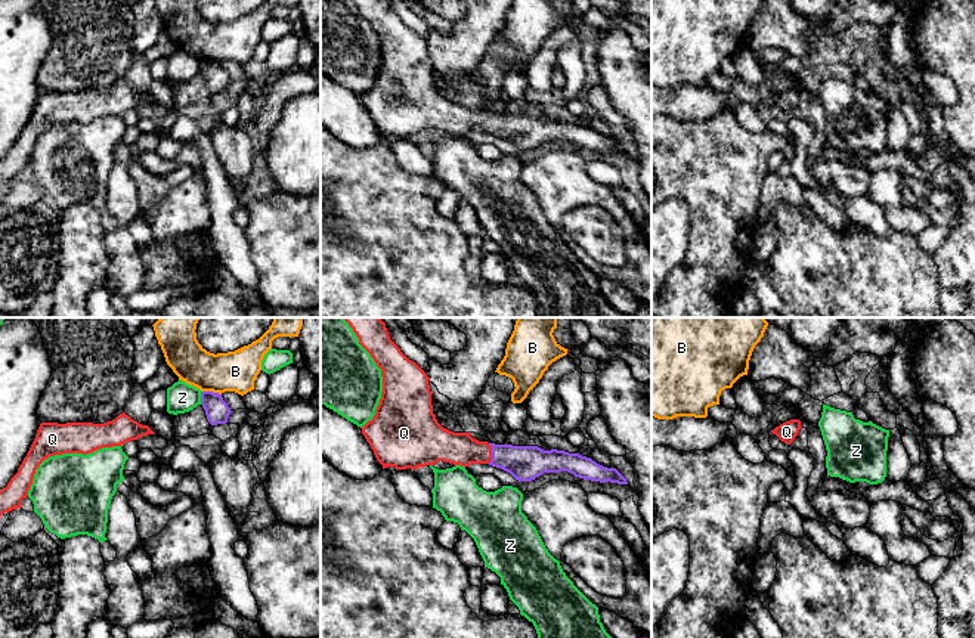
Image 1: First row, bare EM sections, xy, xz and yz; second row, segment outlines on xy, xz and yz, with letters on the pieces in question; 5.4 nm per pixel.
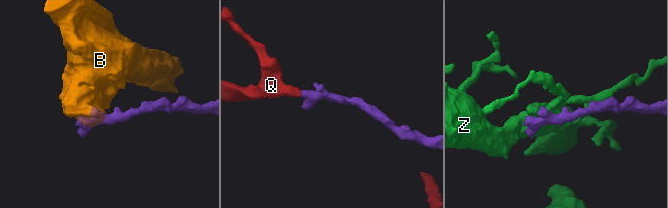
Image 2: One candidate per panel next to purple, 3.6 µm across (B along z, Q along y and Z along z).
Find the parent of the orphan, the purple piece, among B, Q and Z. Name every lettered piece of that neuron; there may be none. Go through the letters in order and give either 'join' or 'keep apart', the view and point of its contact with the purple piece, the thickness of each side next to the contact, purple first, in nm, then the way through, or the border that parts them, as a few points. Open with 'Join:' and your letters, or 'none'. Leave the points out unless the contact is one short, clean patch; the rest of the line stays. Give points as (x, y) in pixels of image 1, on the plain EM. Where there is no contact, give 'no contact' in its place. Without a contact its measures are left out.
Join: Q
B: keep apart; meets purple in xy at (211, 61); 130 nm thick on the purple side, 220 nm on the other; border along xy (201, 59), (220, 64)
Q: join; meets purple in xz at (492, 123); 190 nm thick on the purple side, 180 nm on the other; runs through xz (523, 132), (492, 123), (461, 118)
Z: keep apart; meets purple in xy at (201, 67); 130 nm thick on the purple side, 160 nm on the other

